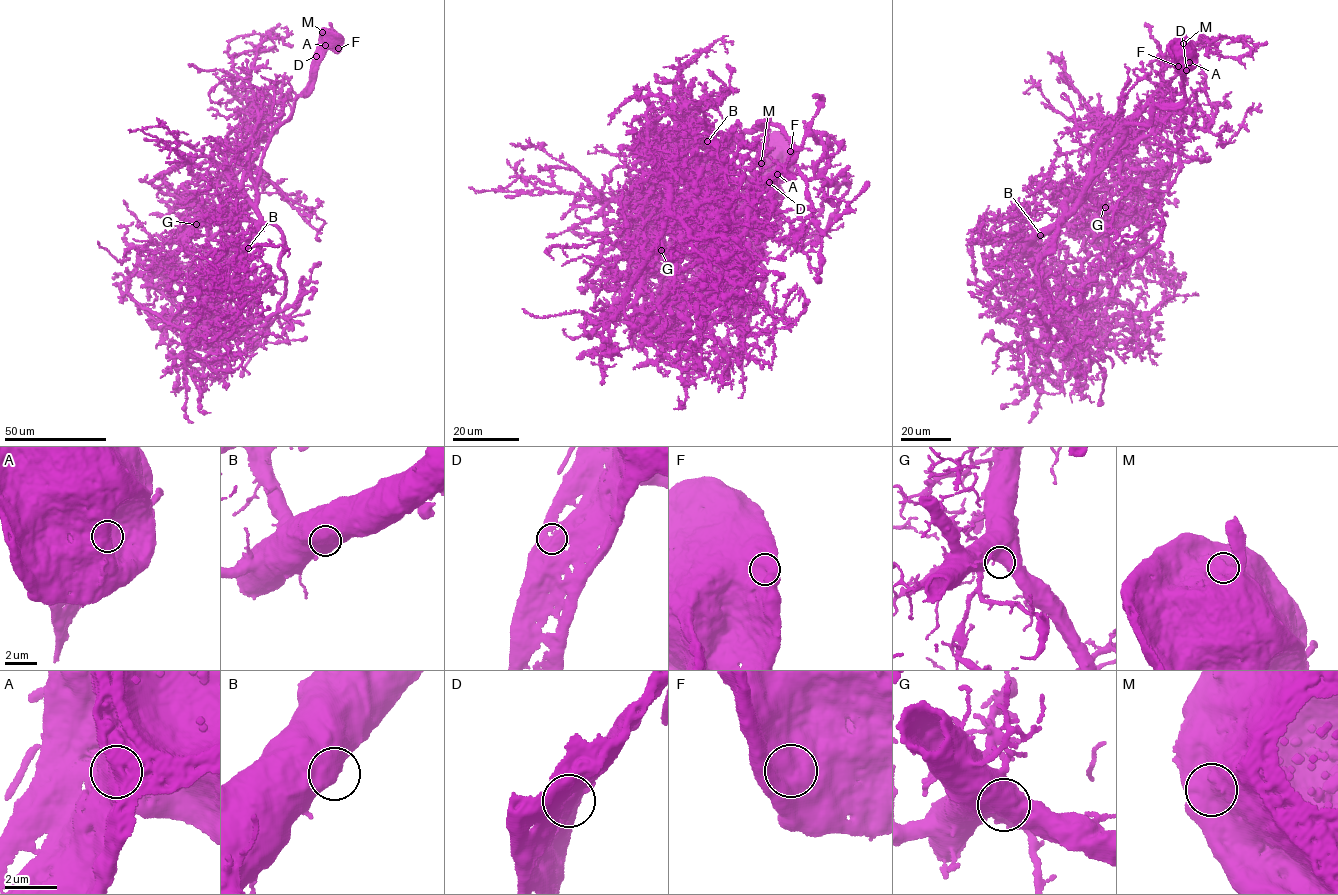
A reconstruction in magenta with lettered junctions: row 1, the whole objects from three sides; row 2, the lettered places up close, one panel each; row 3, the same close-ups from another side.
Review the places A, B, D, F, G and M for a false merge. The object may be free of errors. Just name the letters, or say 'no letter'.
no letter

